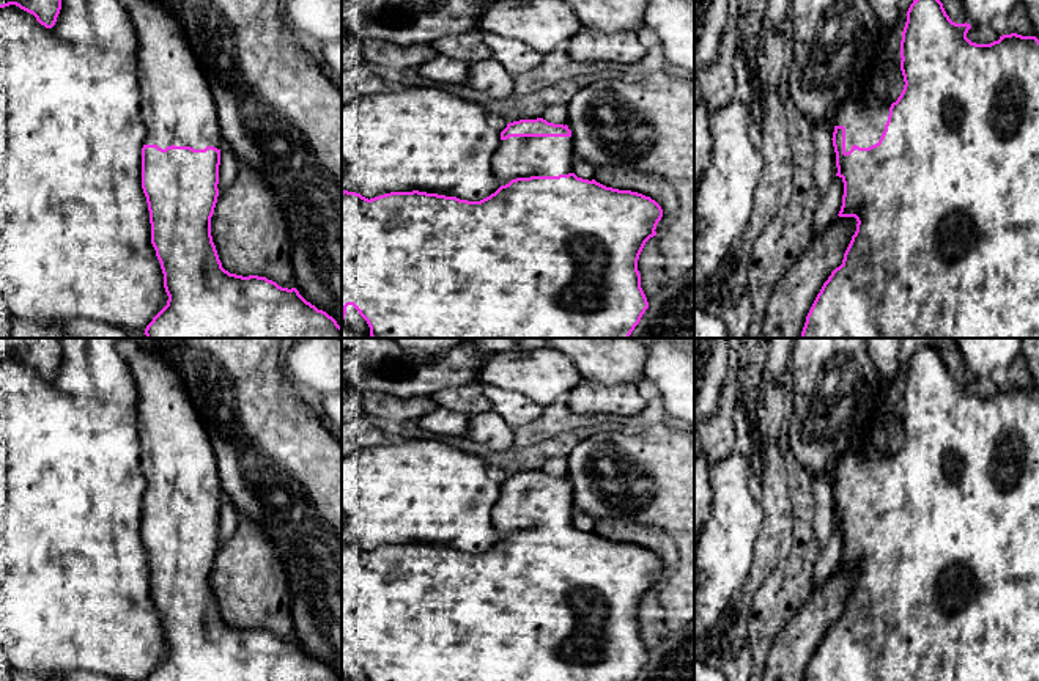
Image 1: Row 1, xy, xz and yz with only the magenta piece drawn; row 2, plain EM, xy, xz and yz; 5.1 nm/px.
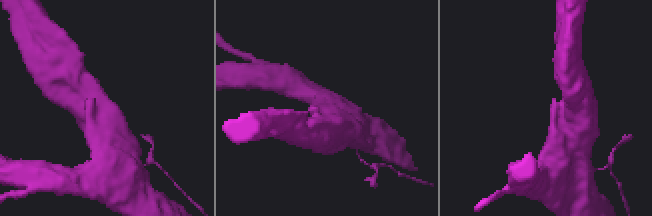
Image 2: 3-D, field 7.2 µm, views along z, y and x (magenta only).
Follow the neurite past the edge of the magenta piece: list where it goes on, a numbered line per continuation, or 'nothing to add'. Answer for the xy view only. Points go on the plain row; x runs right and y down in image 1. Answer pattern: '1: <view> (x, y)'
1: xy (177, 460)

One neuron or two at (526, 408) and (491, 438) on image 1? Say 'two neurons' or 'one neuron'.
one neuron

